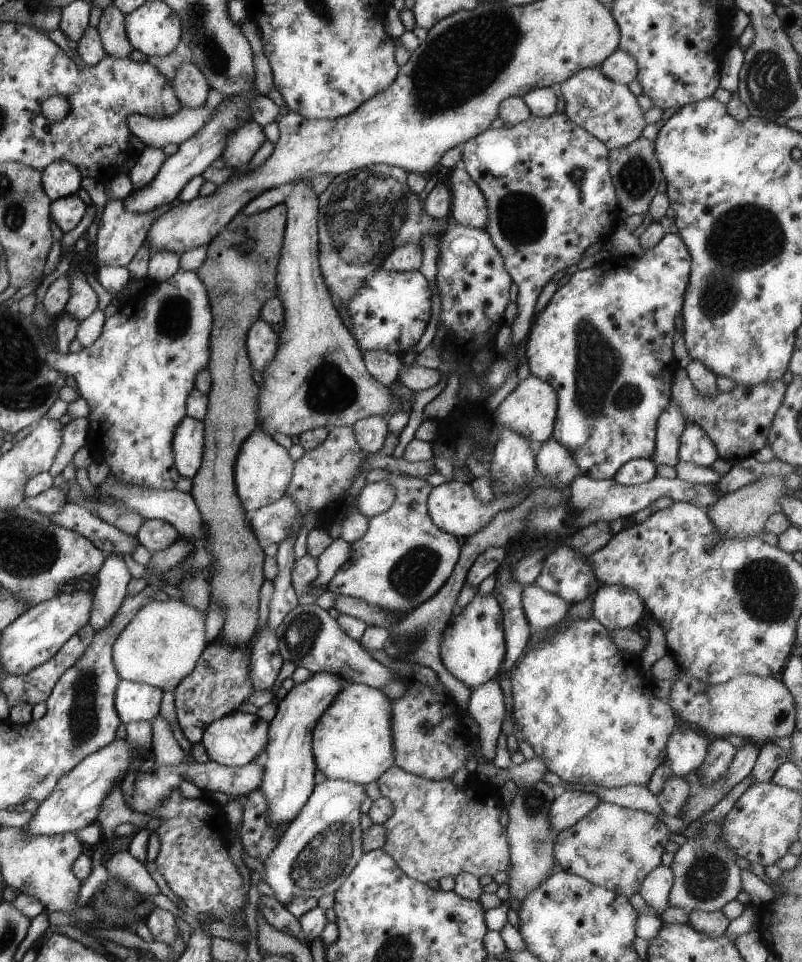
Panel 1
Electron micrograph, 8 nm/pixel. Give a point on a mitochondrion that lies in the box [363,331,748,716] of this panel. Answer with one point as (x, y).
(410, 574)

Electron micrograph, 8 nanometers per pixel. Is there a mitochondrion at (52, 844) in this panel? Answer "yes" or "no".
no

